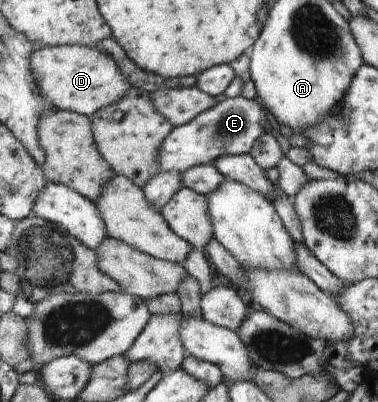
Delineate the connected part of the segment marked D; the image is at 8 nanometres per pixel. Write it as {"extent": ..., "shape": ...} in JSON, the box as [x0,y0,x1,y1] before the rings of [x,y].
{"extent":[32,44,133,117],"shape":[[[79,44],[47,46],[32,57],[32,69],[40,90],[61,110],[71,110],[89,117],[120,102],[133,87],[118,61],[99,47]]]}

